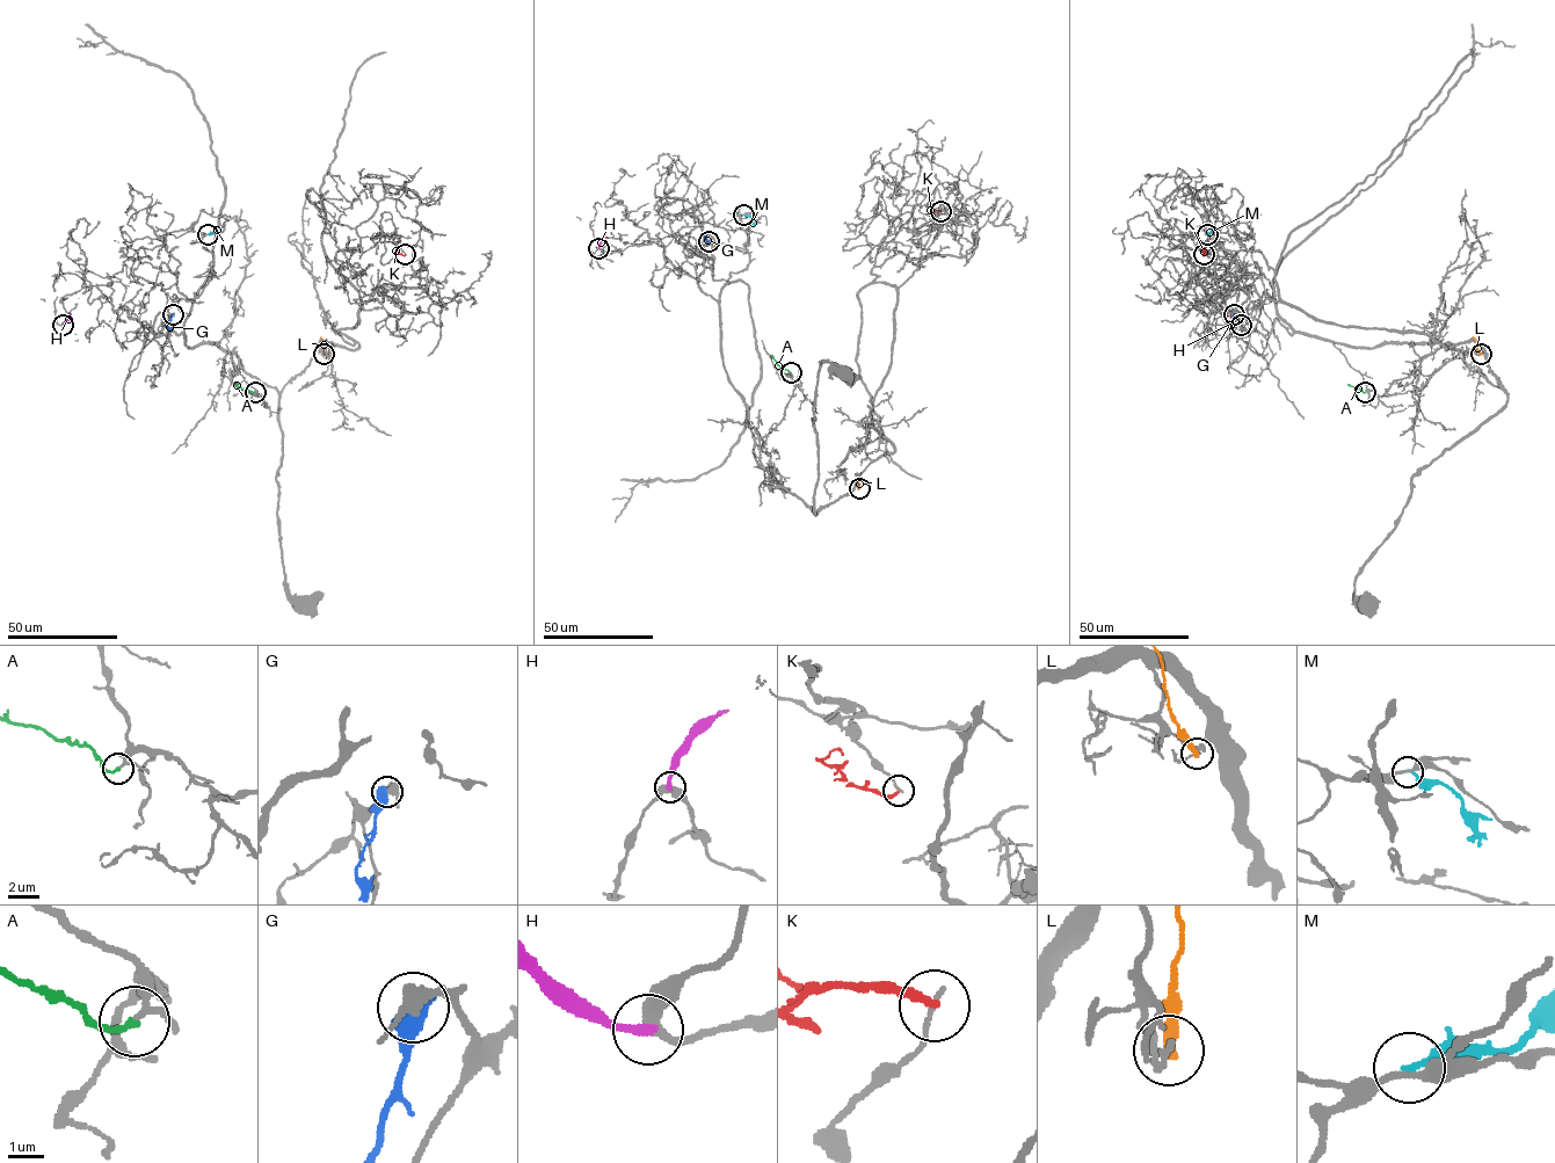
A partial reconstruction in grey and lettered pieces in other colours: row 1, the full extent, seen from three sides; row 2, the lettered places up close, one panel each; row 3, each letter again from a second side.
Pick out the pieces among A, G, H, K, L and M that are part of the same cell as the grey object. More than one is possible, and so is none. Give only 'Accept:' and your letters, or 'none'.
Accept: A

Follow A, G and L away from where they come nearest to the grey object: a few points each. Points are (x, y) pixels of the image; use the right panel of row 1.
A: (1365, 392), (1348, 384)
G: (1233, 314), (1228, 329)
L: (1481, 354), (1473, 336)

